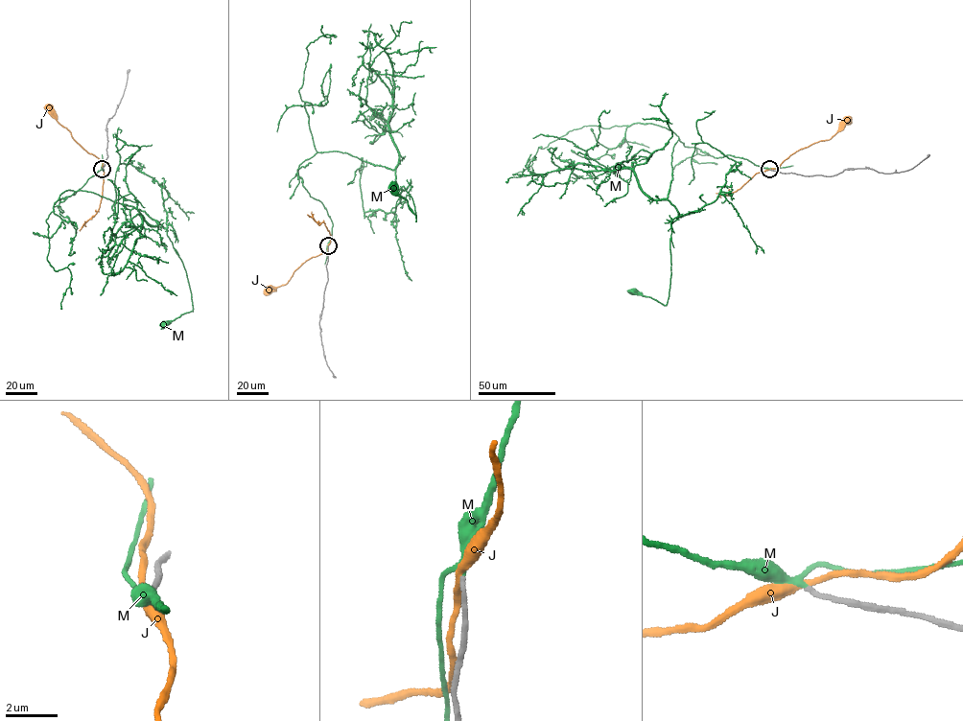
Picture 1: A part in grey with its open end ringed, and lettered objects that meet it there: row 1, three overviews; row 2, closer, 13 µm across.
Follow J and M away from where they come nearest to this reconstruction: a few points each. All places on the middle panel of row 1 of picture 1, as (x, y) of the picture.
J: (328, 245), (327, 252), (303, 263), (289, 282), (269, 290)
M: (328, 245), (331, 219), (303, 185), (298, 170), (304, 161), (338, 151), (395, 170), (416, 221), (392, 186)

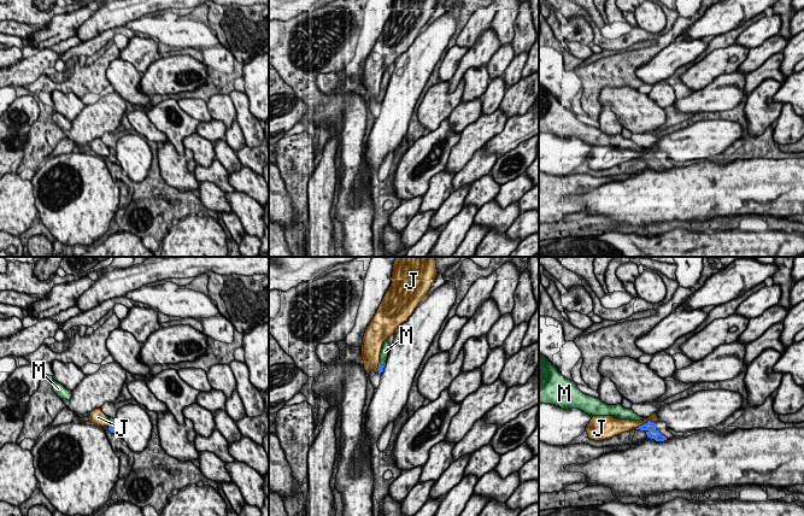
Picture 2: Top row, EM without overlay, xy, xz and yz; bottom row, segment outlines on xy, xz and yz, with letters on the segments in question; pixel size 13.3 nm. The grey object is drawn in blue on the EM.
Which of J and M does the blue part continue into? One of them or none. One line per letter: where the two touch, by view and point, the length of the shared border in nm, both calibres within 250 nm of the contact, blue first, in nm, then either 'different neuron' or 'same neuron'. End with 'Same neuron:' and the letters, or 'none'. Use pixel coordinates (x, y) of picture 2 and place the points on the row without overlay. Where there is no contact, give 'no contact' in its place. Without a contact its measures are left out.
J: yz (645, 153) | 280 nm | 140/160 nm | different neuron
M: xz (380, 94) | 100 nm | 70/120 nm | same neuron
Same neuron: M

